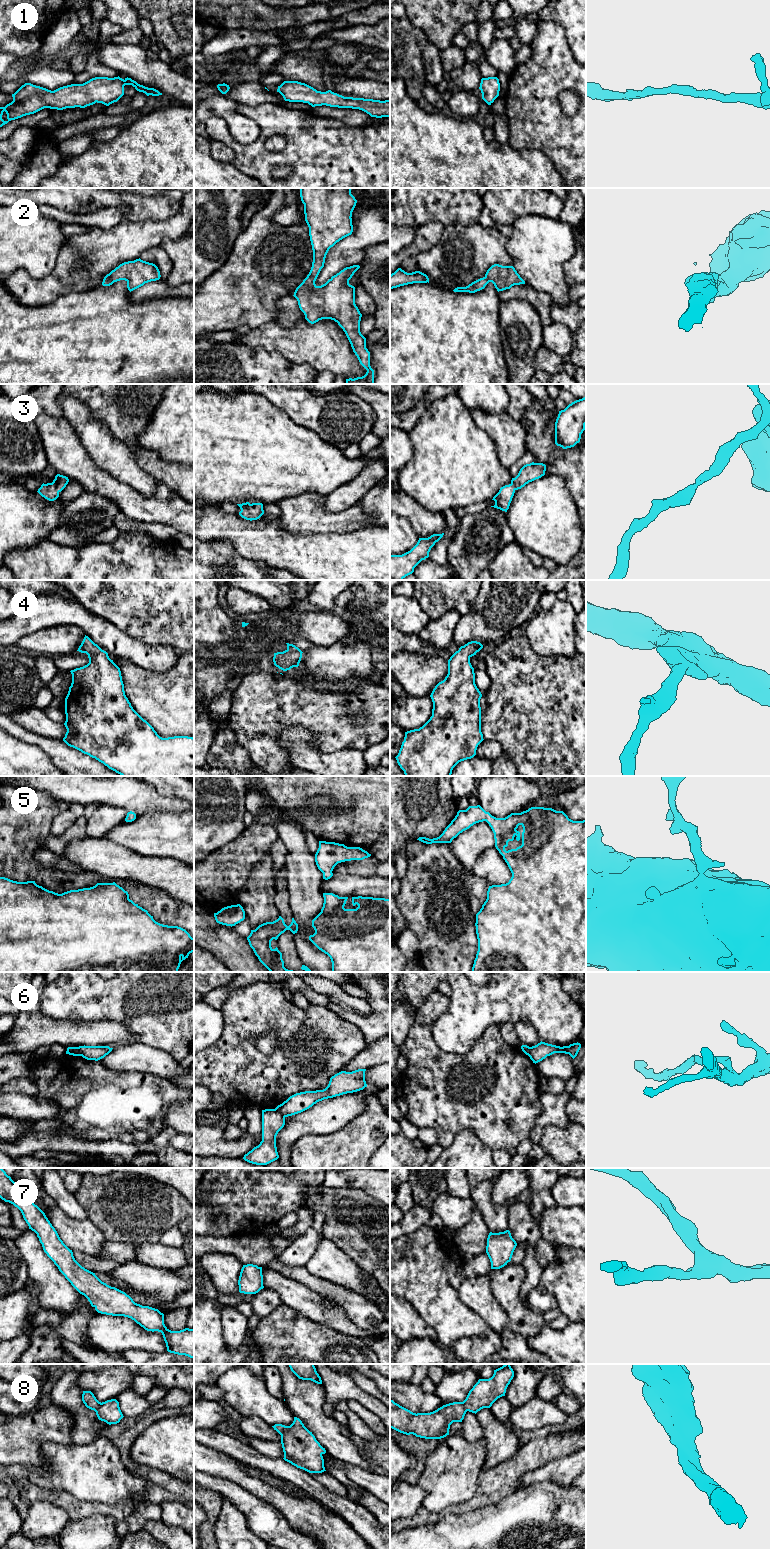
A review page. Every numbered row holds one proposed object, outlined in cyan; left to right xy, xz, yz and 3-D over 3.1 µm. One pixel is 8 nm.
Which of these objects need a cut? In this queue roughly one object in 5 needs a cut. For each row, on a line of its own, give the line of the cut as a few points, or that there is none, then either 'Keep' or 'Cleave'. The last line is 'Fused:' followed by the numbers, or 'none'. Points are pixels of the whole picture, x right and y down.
1: No split. Keep
2: No split. Keep
3: No split. Keep
4: No split. Keep
5: No split. Keep
6: Split along xz (275, 1108), (284, 1117). Cleave
7: No split. Keep
8: No split. Keep
Fused: 6

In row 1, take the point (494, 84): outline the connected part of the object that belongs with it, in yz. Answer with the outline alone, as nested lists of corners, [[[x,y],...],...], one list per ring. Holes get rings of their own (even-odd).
[[[497,77],[482,78],[480,87],[482,99],[491,105],[494,100],[499,96],[500,83]]]

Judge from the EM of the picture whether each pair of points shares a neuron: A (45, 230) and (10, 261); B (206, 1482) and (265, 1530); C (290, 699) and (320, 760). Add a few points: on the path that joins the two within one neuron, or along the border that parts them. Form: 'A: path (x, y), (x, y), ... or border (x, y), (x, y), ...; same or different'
A: path (36, 239), (19, 255); same
B: path (222, 1486), (234, 1492), (256, 1514); same
C: border (281, 732), (306, 727), (318, 747); different

